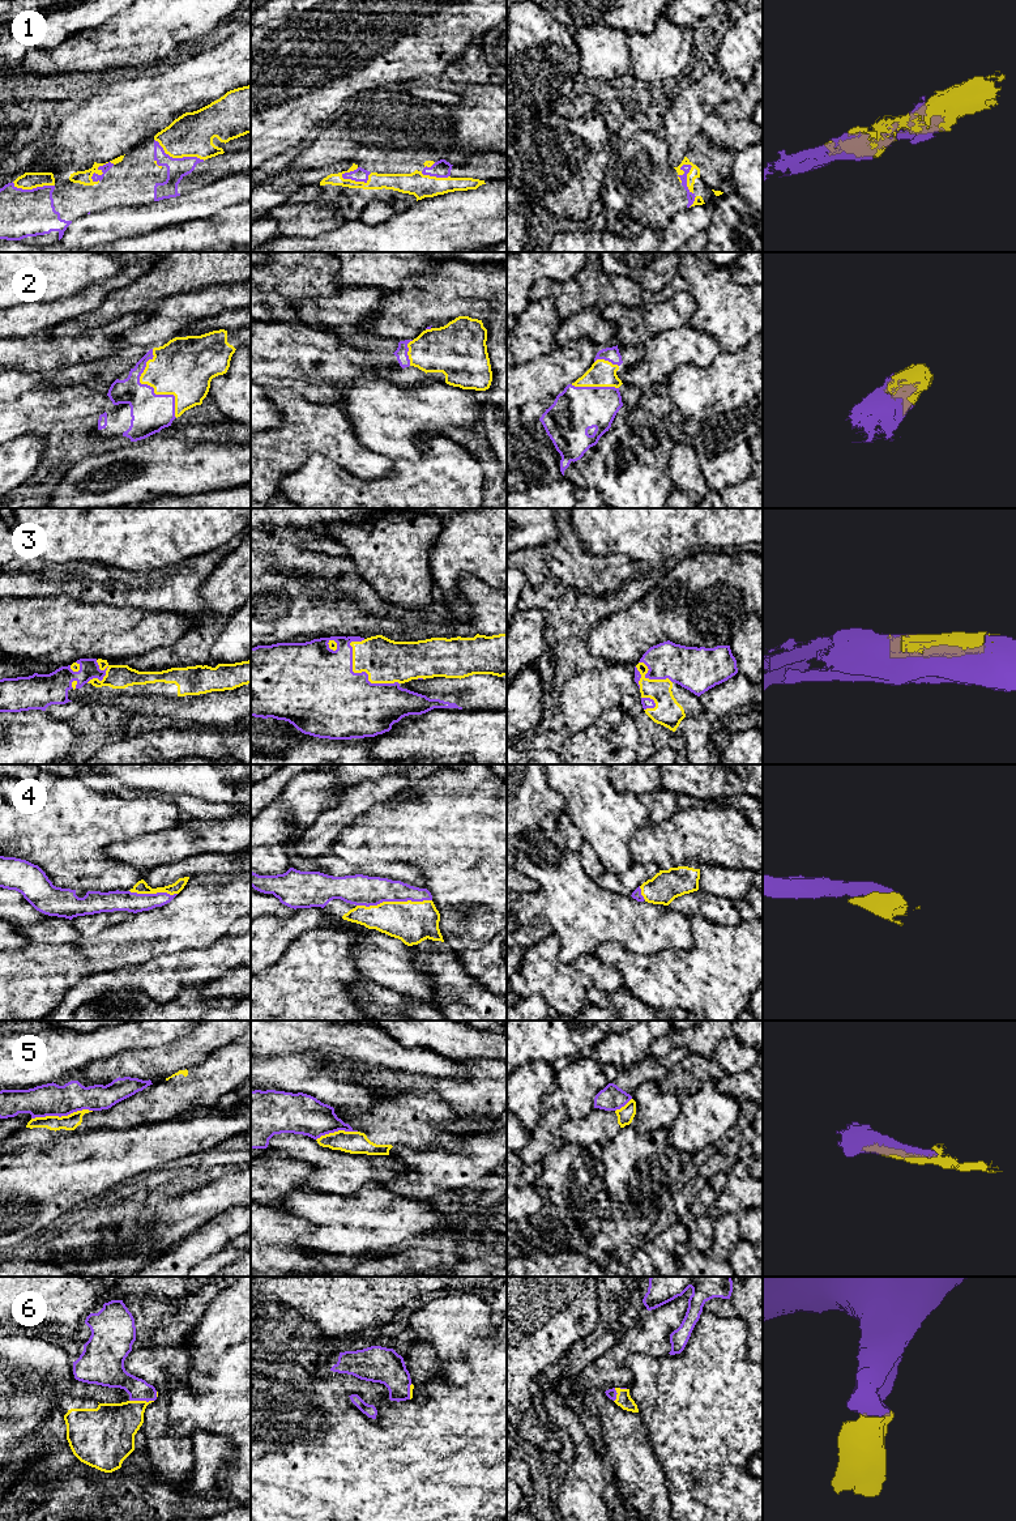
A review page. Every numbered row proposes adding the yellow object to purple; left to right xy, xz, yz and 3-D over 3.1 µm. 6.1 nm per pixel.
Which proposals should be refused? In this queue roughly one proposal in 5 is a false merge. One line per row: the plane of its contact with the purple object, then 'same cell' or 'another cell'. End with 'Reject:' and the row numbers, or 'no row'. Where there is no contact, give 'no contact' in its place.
1: yz | same cell
2: xy | same cell
3: xz | same cell
4: xz | same cell
5: xy | another cell
6: xy | same cell
Reject: 5

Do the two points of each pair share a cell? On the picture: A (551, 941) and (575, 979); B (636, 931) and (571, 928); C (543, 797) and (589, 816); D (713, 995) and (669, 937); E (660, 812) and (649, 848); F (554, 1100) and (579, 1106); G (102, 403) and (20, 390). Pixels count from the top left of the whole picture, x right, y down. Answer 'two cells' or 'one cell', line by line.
A: one cell
B: one cell
C: two cells
D: two cells
E: two cells
F: one cell
G: one cell

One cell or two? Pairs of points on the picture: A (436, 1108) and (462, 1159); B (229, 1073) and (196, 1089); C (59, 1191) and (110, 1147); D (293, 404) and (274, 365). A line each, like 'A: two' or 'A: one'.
A: two
B: one
C: one
D: two

